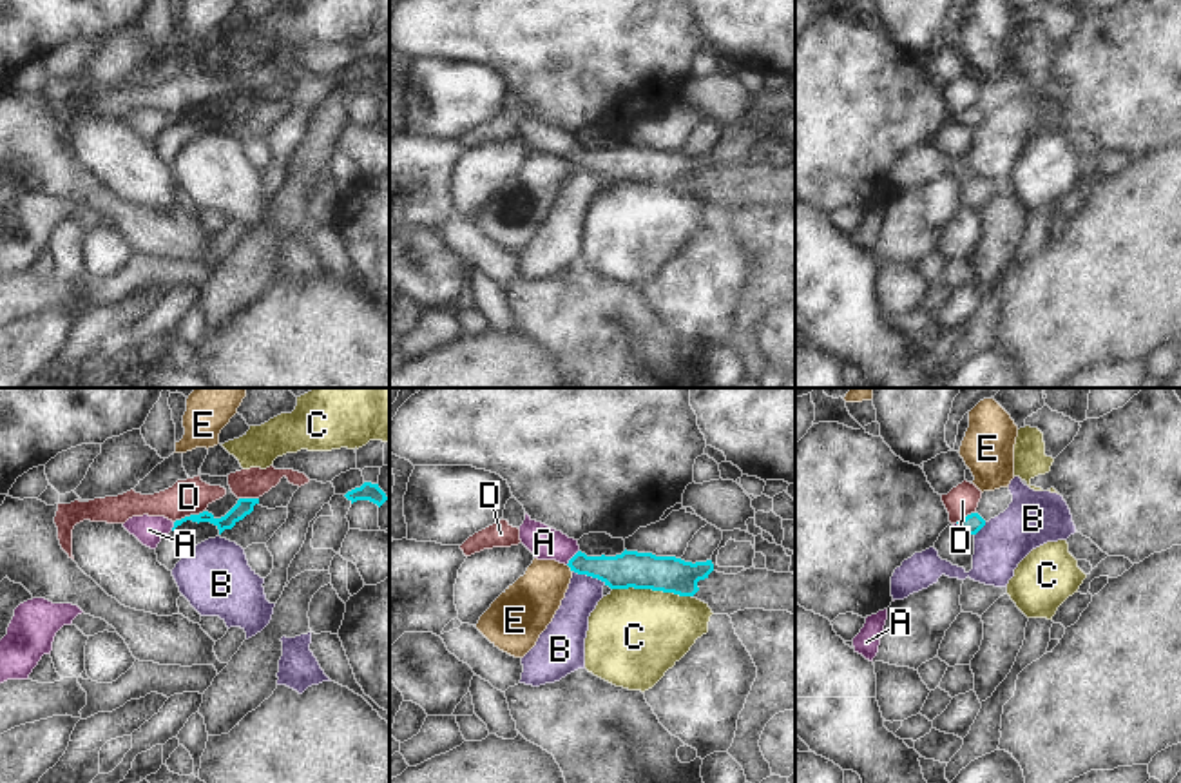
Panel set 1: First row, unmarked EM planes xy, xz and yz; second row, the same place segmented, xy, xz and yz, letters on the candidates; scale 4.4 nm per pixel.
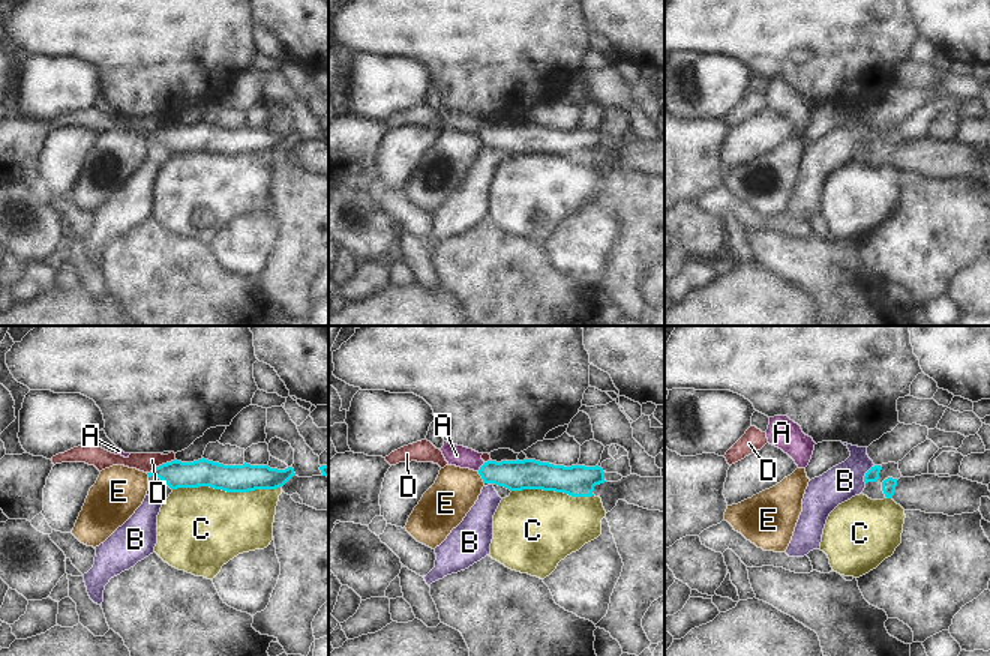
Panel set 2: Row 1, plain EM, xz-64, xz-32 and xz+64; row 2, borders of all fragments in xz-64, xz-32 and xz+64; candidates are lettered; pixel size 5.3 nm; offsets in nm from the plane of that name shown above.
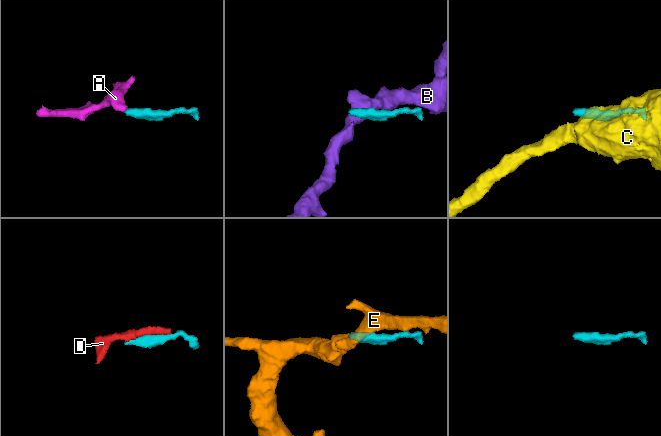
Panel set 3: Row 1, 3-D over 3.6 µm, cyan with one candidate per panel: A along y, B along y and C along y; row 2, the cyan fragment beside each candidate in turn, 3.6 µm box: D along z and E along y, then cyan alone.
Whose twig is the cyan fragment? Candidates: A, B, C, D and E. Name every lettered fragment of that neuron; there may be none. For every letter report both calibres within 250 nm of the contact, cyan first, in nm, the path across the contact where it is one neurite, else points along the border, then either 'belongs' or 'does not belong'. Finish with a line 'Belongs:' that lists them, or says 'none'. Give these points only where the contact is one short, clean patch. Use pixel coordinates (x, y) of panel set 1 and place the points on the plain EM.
A: 160/150 nm | across xz (627, 164), (585, 160), (573, 151), (566, 144), (544, 136) | belongs
B: 160/160 nm | along xz (573, 164), (596, 171), (605, 178) | does not belong
C: 160/420 nm | does not belong
D: 80/160 nm | does not belong
E: 160/240 nm | along xz (567, 158), (571, 165) | does not belong
Belongs: A

